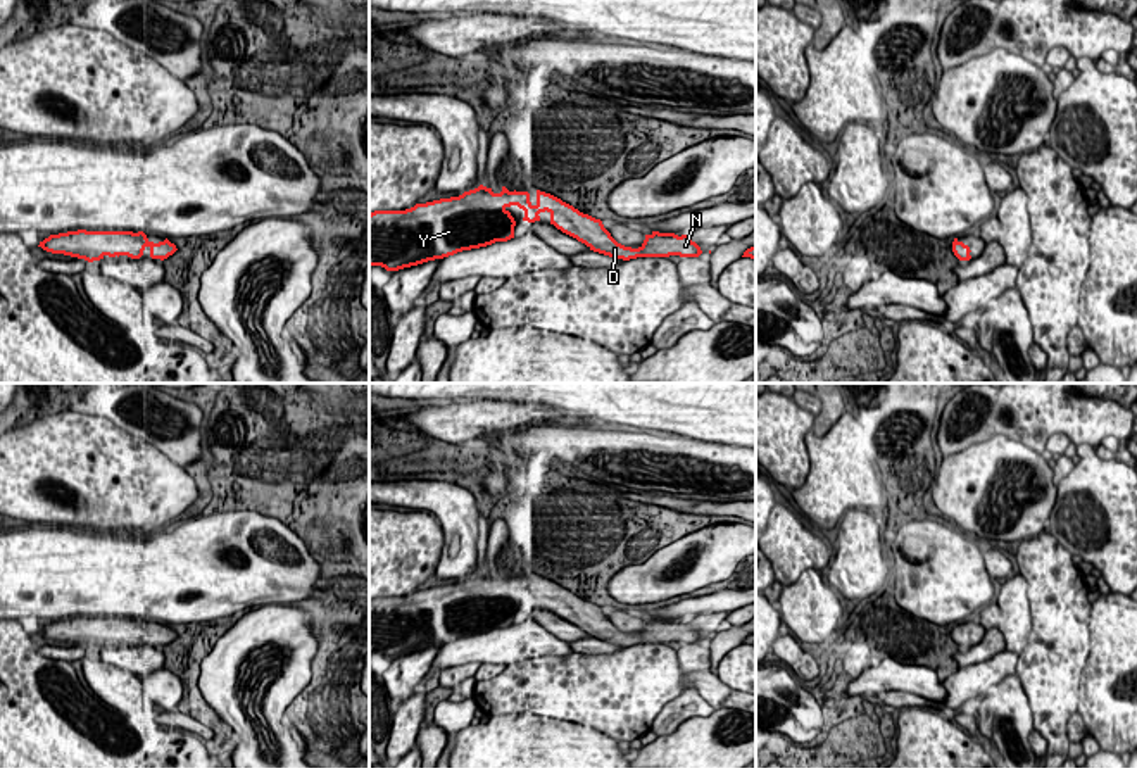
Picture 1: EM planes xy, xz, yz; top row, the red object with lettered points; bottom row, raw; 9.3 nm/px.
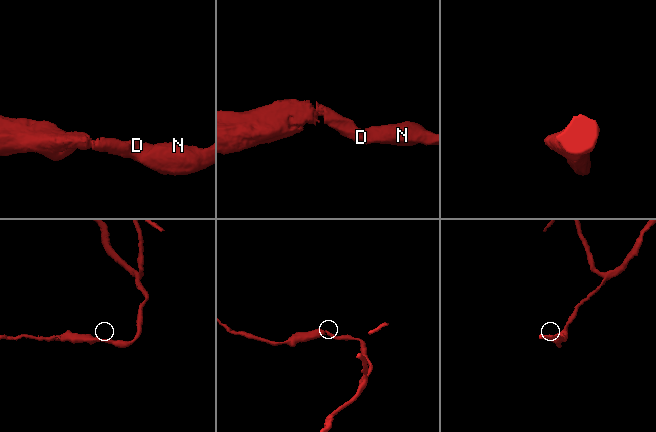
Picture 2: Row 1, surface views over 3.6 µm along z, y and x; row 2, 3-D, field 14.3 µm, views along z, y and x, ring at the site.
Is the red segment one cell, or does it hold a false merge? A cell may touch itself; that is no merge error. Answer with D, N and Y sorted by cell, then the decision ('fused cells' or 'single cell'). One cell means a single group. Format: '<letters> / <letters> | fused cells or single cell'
D N Y | single cell

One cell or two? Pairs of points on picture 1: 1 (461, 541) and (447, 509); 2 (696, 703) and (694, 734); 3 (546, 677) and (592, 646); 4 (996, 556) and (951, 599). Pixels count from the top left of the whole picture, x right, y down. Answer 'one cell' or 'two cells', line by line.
1: one cell
2: two cells
3: two cells
4: two cells

